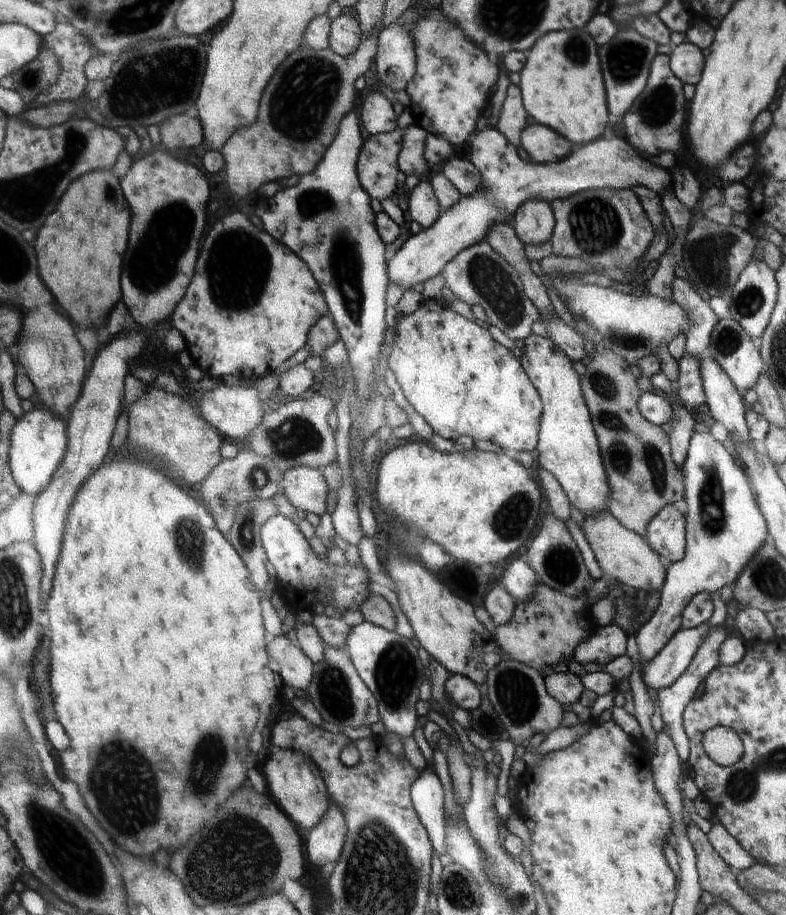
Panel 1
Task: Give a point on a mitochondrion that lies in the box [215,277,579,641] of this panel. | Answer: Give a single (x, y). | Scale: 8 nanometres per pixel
(295, 436)

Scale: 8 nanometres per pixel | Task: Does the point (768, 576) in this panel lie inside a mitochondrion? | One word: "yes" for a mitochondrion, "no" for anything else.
yes

